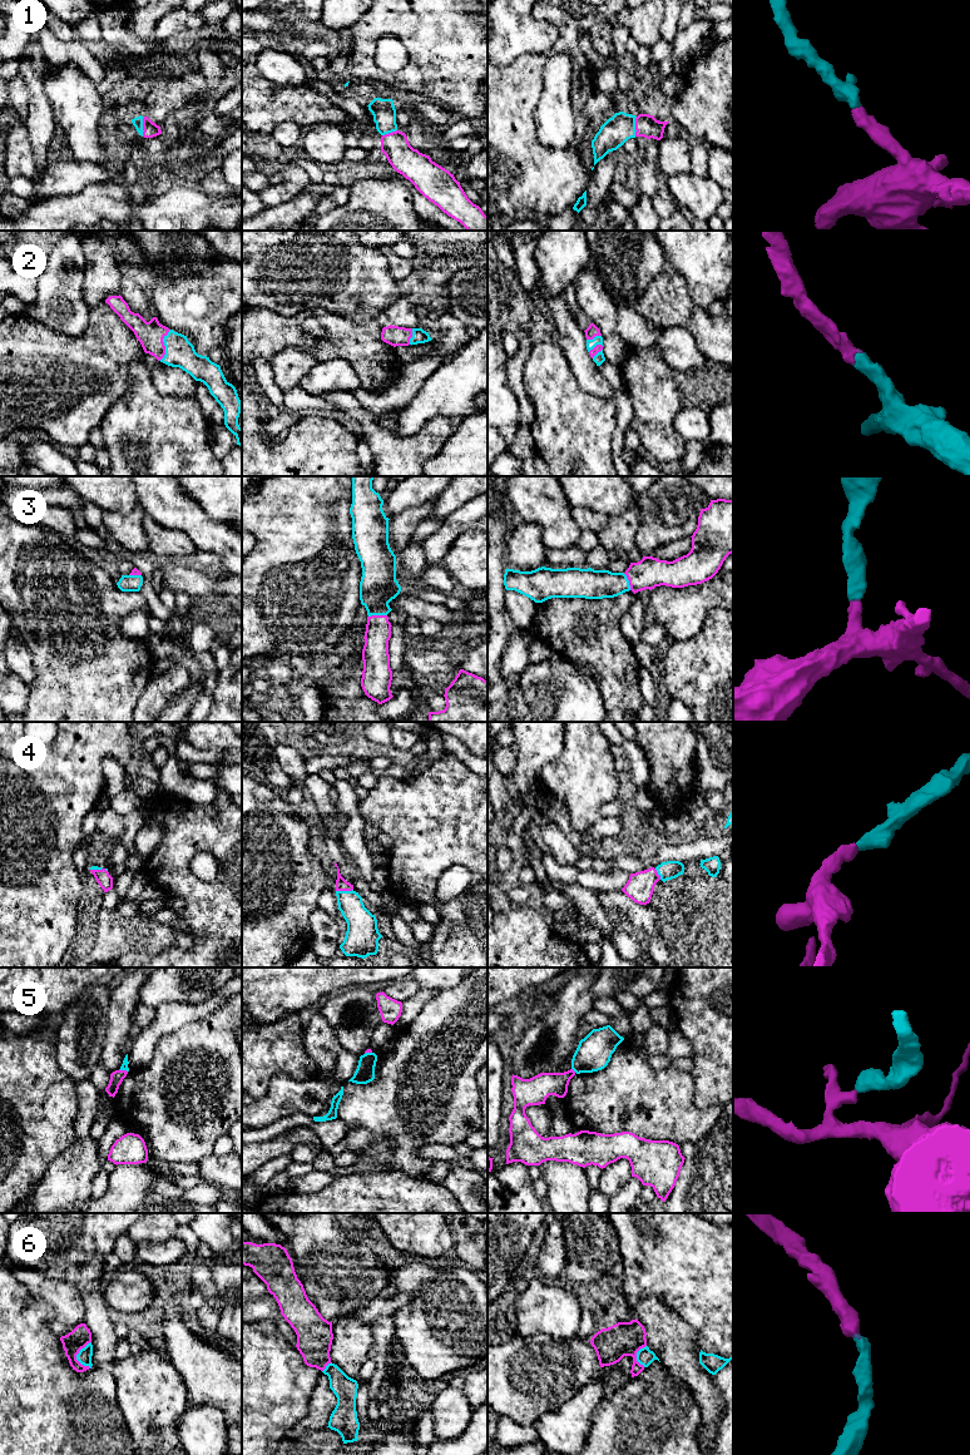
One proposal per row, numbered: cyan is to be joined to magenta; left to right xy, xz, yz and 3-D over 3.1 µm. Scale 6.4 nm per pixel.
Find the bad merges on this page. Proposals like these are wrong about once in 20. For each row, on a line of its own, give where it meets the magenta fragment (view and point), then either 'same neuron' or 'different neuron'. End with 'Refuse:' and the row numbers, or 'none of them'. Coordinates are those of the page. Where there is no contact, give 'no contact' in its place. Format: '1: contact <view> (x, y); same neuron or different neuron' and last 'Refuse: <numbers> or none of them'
1: contact xy (143, 127); same neuron
2: contact xy (163, 345); same neuron
3: contact xz (377, 615); same neuron
4: contact xz (344, 890); same neuron
5: contact yz (573, 1070); different neuron
6: contact xy (75, 1356); same neuron
Refuse: 5

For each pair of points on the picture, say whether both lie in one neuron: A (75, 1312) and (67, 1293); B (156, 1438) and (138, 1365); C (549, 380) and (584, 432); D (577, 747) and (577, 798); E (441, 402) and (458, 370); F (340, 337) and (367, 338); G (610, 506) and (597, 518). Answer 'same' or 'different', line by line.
A: same
B: same
C: same
D: same
E: same
F: same
G: different

